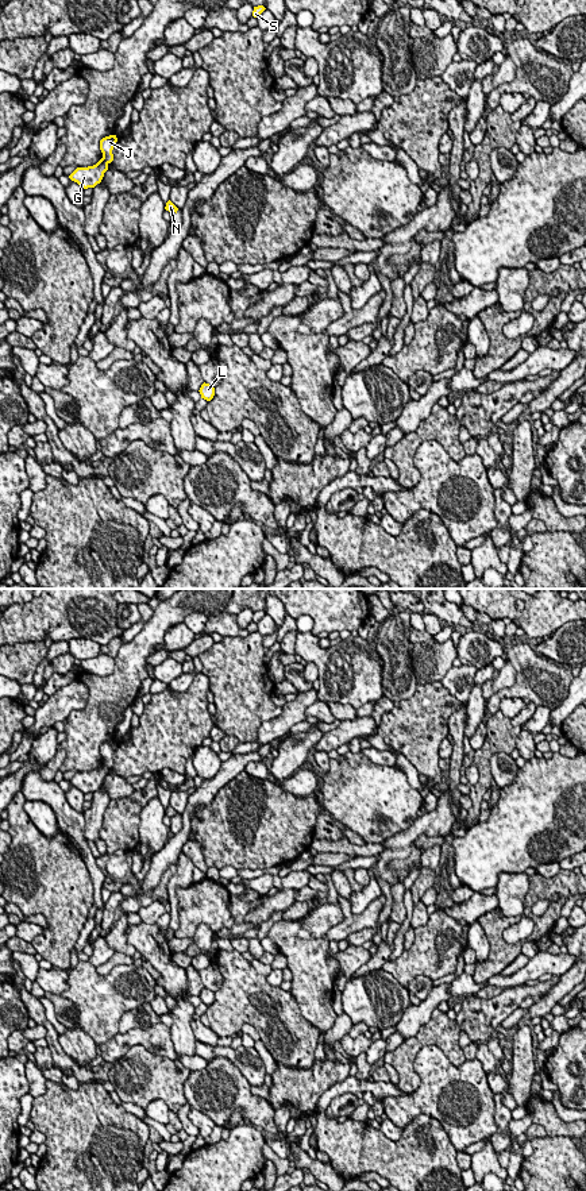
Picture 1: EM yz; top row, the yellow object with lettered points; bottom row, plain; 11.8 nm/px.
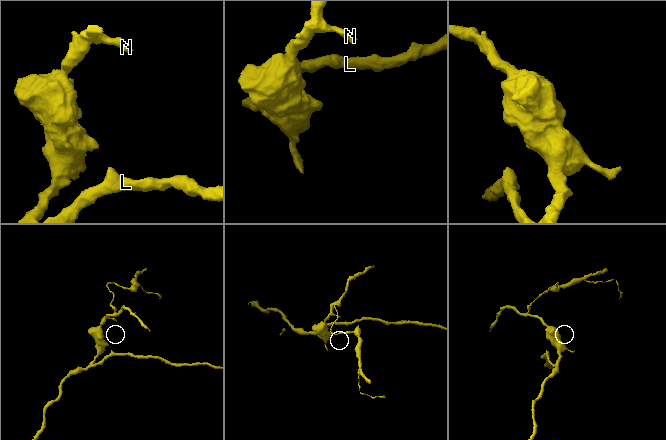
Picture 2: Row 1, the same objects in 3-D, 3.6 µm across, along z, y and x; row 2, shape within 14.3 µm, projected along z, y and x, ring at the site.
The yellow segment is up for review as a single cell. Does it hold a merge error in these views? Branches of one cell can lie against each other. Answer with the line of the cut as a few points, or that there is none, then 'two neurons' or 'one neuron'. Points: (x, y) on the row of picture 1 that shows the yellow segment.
cut yz (103, 157), (108, 162); two neurons

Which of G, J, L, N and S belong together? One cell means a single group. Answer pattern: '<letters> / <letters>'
G L N / J S

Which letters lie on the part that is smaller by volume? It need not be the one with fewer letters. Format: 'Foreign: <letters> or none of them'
Foreign: J, S

